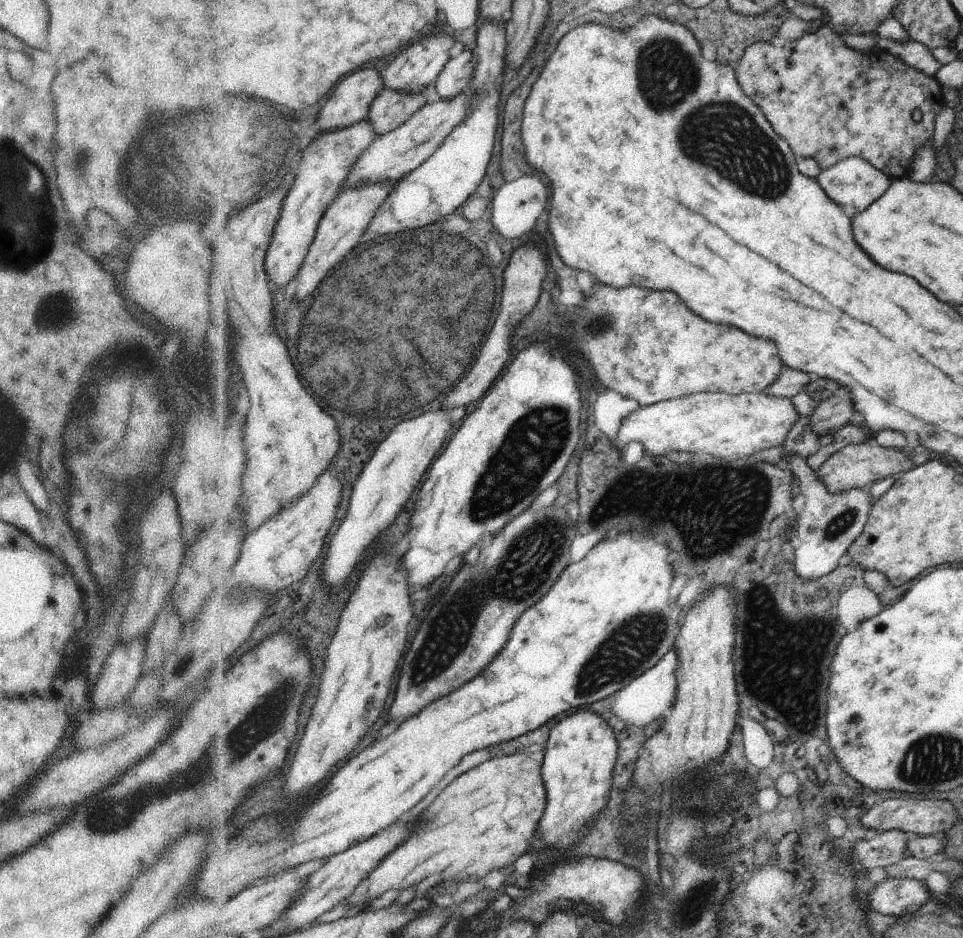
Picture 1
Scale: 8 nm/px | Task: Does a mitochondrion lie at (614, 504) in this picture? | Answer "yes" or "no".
yes

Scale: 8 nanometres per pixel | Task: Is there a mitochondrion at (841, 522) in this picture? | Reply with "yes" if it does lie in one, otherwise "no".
yes

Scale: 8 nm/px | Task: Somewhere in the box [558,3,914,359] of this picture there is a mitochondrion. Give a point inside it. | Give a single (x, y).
(723, 135)

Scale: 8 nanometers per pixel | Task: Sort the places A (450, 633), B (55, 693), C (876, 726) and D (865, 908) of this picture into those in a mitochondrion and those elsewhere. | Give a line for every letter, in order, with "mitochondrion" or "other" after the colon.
A: mitochondrion
B: other
C: other
D: other

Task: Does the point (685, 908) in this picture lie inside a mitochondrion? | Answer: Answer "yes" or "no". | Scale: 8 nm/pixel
yes

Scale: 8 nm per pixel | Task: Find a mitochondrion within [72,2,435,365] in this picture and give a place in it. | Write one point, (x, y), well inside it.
(146, 179)

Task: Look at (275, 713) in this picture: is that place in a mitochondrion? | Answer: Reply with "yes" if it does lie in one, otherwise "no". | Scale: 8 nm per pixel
yes

